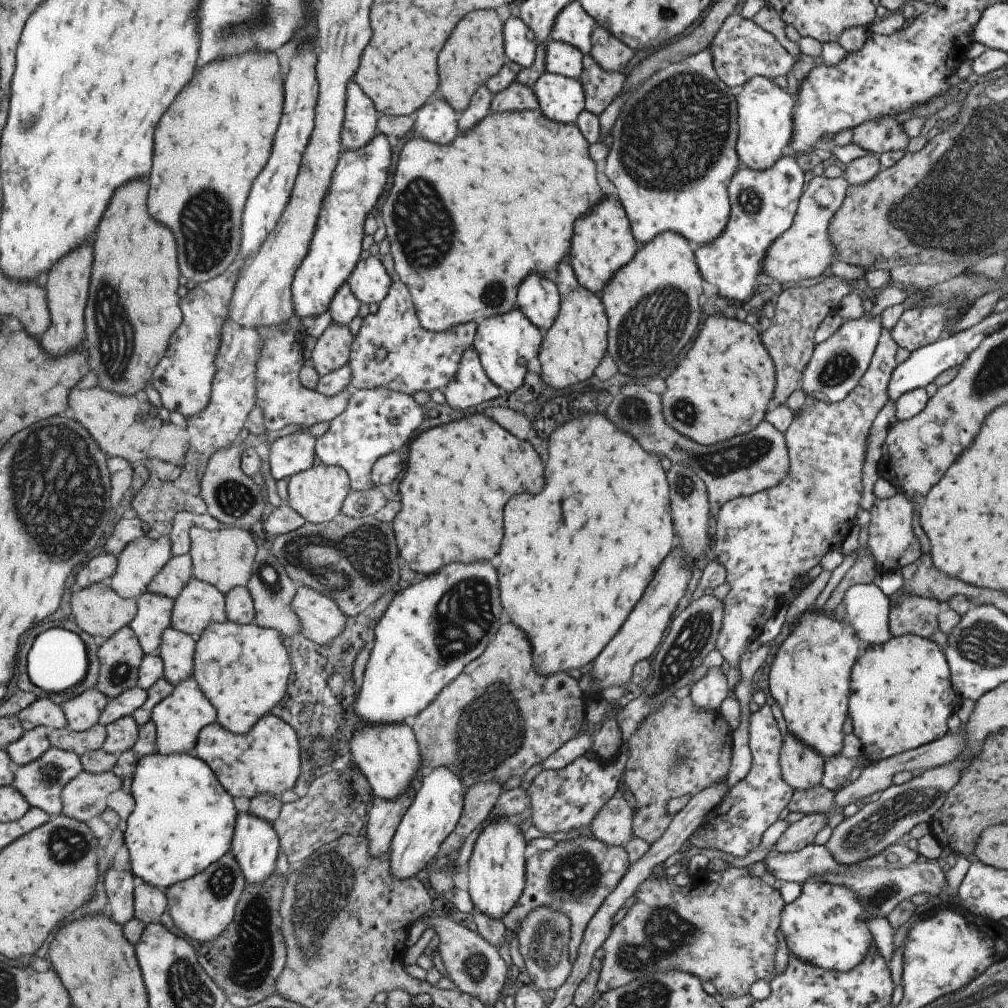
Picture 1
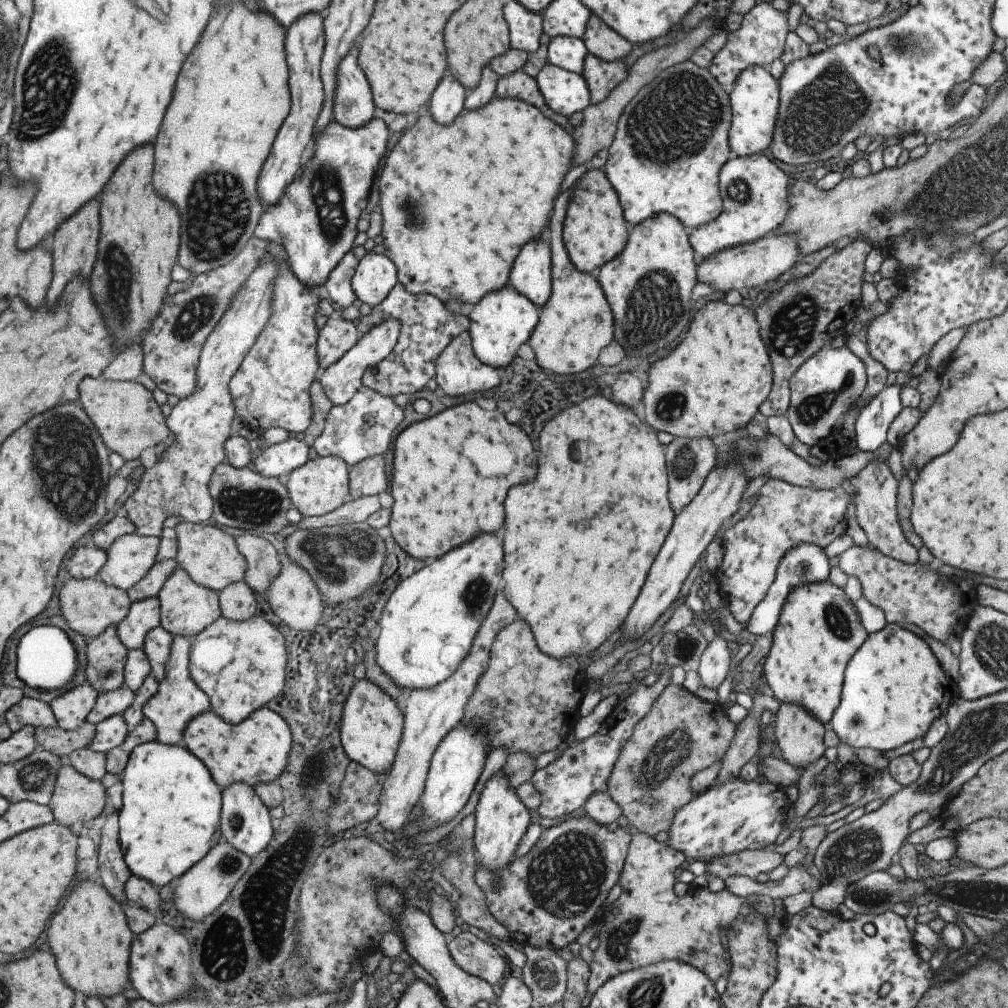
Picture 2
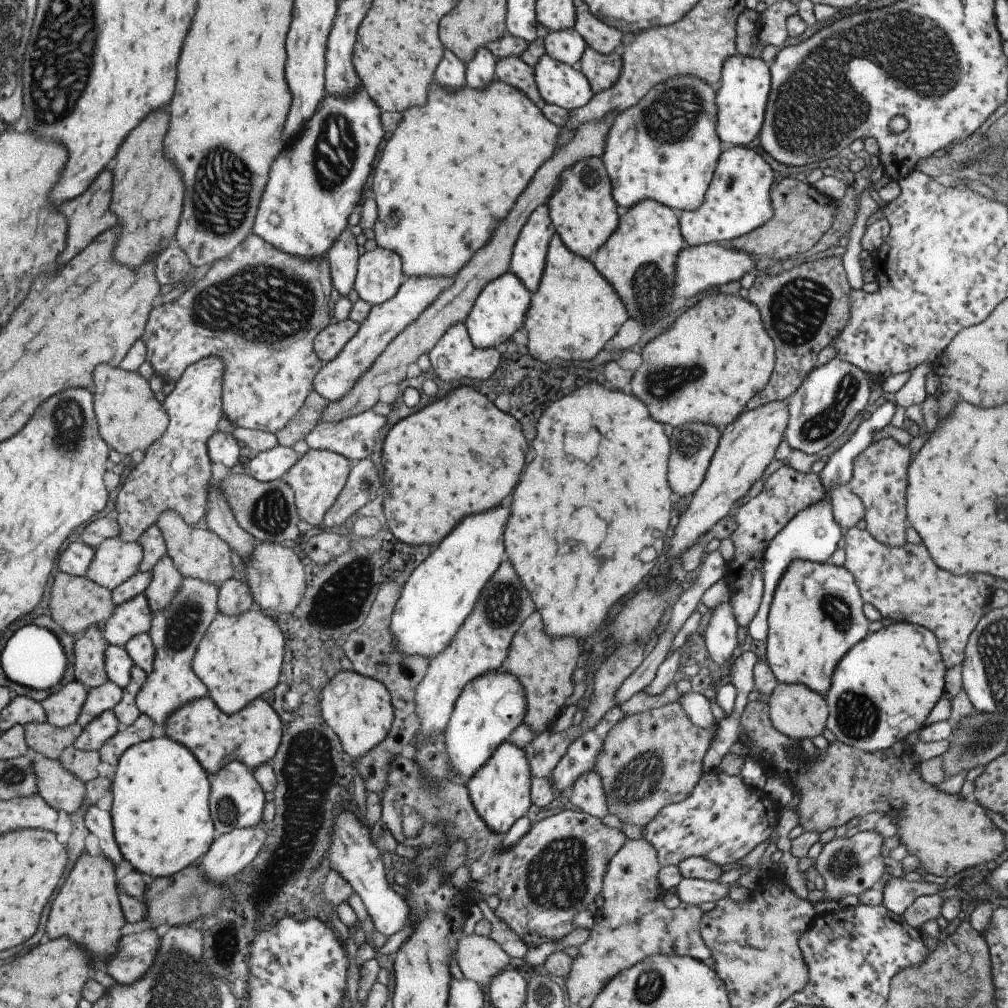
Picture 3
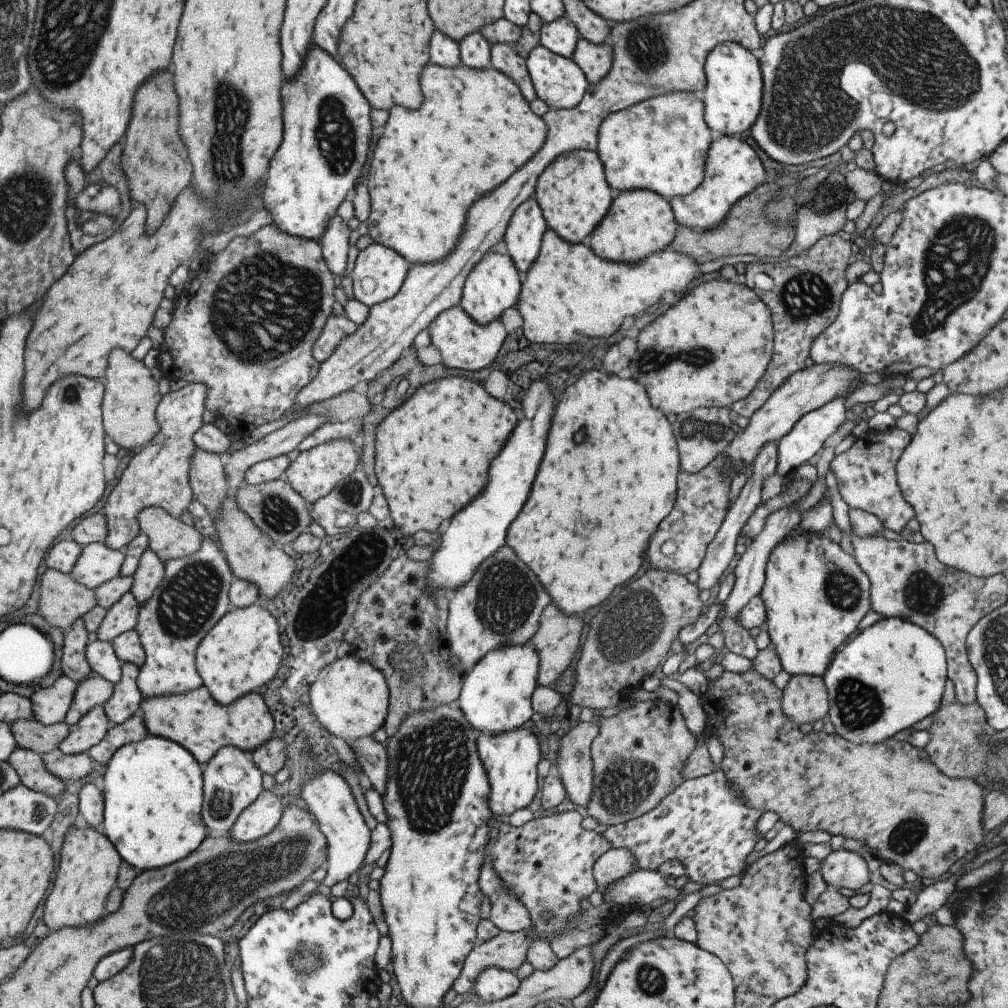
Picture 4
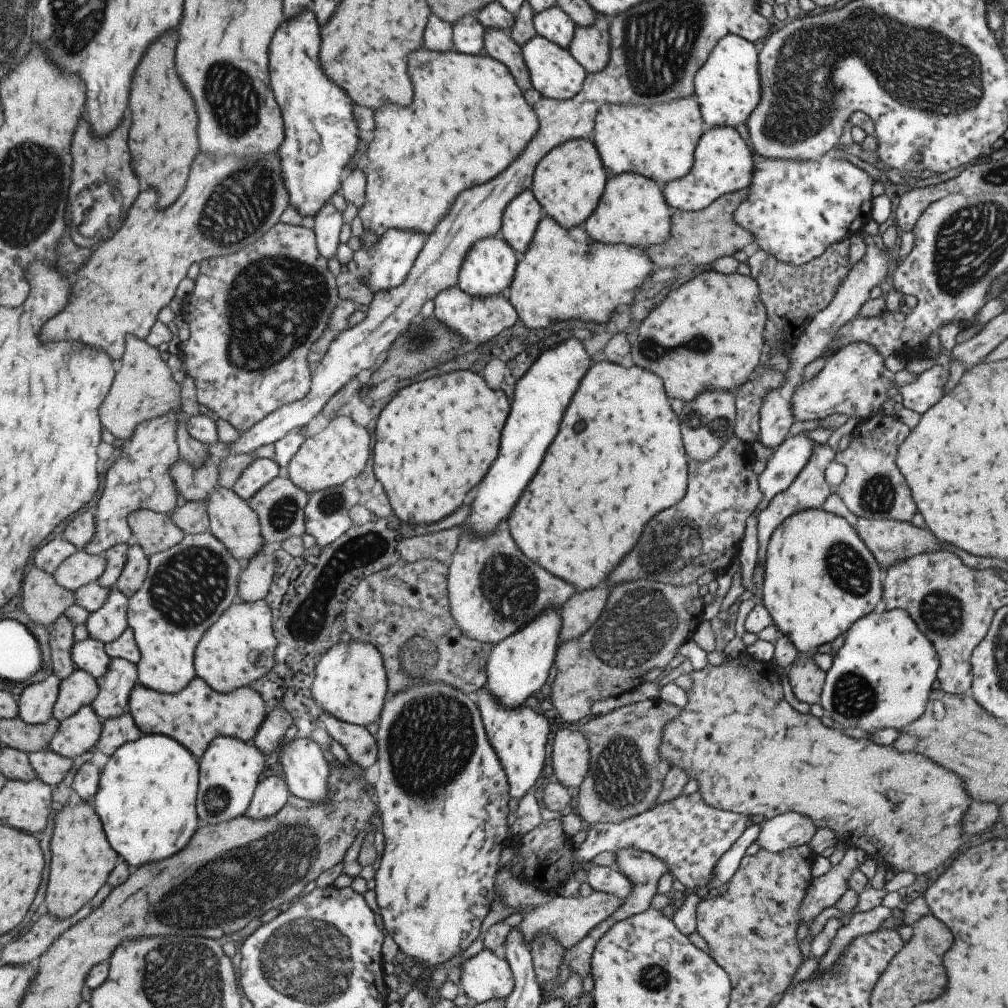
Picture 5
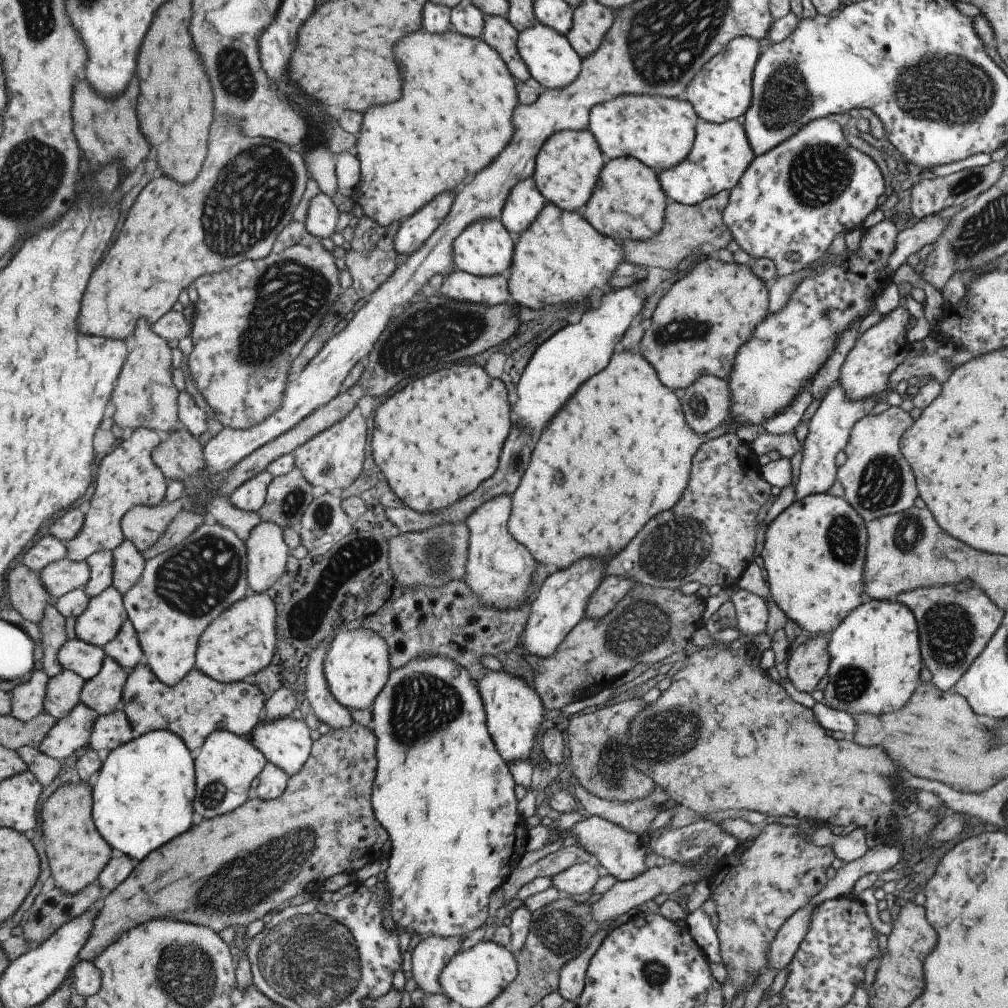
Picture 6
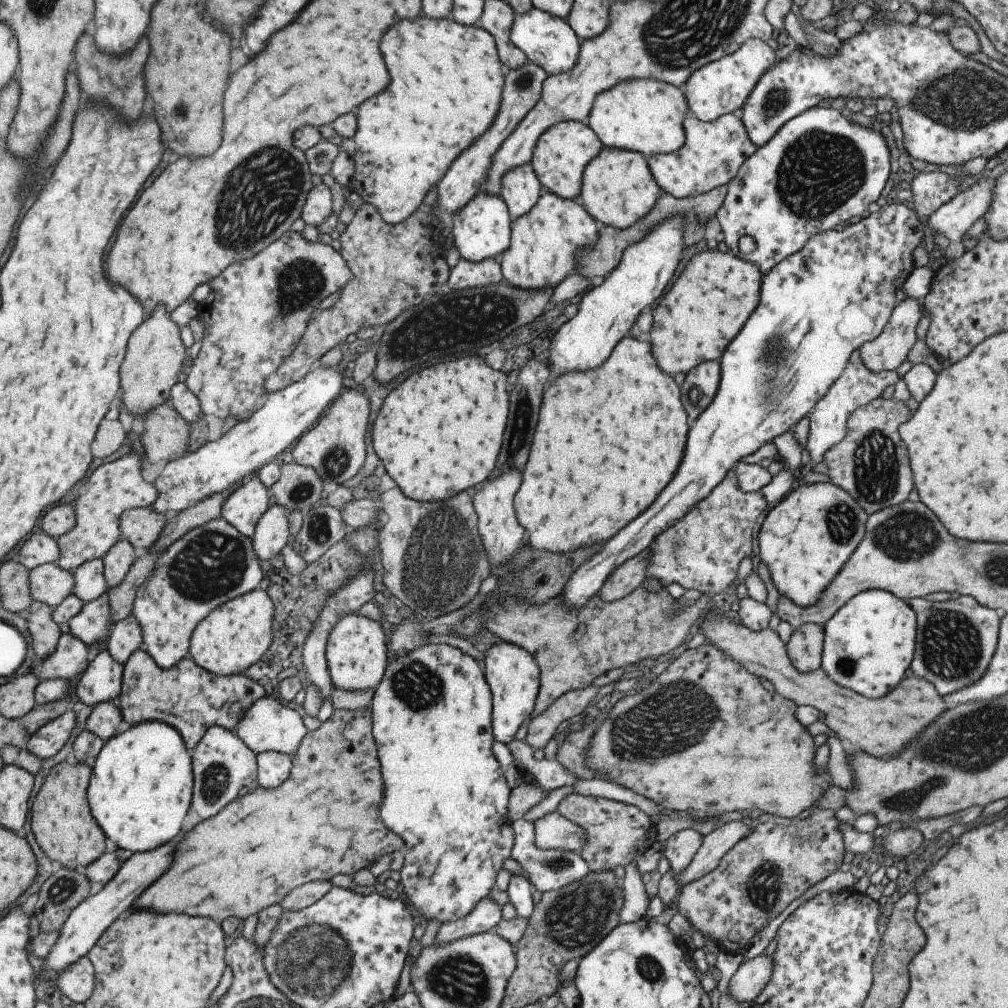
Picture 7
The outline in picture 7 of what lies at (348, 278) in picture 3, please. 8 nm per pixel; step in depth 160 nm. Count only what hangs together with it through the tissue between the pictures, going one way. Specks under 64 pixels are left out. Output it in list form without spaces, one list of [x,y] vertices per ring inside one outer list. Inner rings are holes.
[[[323,183],[312,186],[306,194],[298,225],[317,226],[332,212],[331,194]]]

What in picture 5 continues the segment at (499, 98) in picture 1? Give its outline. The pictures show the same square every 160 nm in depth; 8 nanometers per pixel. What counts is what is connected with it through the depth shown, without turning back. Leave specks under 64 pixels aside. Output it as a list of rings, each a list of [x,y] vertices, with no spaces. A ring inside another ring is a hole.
[[[486,28],[483,54],[498,60],[507,67],[521,91],[531,88],[527,67],[522,59],[520,46],[503,29]]]

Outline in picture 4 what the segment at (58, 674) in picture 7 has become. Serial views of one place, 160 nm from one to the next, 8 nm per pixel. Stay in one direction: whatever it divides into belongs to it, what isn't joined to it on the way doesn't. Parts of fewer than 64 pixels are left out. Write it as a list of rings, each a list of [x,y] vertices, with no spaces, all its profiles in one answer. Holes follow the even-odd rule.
[[[92,641],[85,650],[85,658],[91,667],[91,673],[99,675],[111,684],[120,677],[122,662],[115,656],[111,643]]]

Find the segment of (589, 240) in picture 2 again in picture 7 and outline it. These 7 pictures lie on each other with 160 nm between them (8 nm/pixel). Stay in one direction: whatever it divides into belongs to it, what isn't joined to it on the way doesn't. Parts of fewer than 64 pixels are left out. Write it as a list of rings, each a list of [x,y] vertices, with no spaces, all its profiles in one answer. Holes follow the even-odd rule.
[[[561,121],[546,128],[532,148],[530,165],[543,191],[549,191],[564,199],[577,199],[580,193],[581,175],[603,145],[597,135],[581,121]]]

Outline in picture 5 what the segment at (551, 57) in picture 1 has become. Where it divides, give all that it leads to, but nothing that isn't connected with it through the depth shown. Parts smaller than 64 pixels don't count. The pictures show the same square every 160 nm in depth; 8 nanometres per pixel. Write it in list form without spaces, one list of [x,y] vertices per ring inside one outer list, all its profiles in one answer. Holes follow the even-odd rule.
[[[556,4],[544,11],[534,13],[532,25],[537,35],[564,49],[568,48],[576,27],[574,22]]]

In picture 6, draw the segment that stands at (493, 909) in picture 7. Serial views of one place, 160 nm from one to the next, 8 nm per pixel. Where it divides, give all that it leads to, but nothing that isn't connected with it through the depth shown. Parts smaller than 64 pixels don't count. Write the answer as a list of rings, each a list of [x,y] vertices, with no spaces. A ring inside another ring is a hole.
[[[428,935],[412,950],[412,978],[416,988],[425,992],[440,992],[437,982],[442,966],[457,952],[462,942],[461,935],[450,937]]]

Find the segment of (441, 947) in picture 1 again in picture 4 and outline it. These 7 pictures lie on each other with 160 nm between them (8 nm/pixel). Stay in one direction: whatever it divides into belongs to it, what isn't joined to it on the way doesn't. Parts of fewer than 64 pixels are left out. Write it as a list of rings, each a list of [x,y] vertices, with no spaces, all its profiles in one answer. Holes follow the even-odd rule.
[[[499,931],[491,940],[478,945],[475,944],[467,953],[459,976],[453,981],[452,989],[457,996],[460,996],[463,992],[469,992],[476,976],[484,968],[495,967],[514,972],[518,966],[521,966],[526,960],[526,952],[530,944],[530,936],[526,933],[527,931]]]

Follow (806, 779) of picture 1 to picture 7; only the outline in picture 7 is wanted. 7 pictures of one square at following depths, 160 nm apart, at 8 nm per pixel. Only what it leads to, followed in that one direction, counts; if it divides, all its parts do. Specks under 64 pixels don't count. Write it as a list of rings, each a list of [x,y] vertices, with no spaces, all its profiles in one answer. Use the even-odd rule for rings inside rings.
[[[803,623],[794,628],[786,645],[788,661],[800,673],[820,667],[822,657],[823,627],[817,623]]]

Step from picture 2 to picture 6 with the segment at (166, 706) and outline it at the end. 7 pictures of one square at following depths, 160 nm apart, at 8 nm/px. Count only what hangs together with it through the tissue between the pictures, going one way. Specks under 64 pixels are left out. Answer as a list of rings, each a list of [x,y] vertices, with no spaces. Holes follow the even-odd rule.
[[[219,523],[197,525],[179,544],[144,562],[139,580],[122,594],[122,603],[143,651],[143,662],[160,683],[174,685],[194,668],[197,641],[207,624],[248,594],[246,564],[244,542]]]

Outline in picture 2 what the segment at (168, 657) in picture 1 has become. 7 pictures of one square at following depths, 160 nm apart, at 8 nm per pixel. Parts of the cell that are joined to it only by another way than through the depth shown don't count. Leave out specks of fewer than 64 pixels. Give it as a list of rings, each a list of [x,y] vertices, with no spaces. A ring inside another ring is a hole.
[[[160,626],[146,632],[140,648],[147,657],[150,666],[150,675],[159,682],[164,675],[164,664],[166,663],[172,634],[163,630]]]

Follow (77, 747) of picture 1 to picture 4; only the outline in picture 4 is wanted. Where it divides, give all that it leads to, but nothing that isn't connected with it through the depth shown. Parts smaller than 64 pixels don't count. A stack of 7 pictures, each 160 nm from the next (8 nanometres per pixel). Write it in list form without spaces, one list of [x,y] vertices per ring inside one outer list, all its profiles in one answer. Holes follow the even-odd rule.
[[[33,718],[16,720],[10,727],[17,739],[18,746],[37,754],[57,749],[58,744],[70,732],[70,725],[65,724],[65,721],[42,725]]]

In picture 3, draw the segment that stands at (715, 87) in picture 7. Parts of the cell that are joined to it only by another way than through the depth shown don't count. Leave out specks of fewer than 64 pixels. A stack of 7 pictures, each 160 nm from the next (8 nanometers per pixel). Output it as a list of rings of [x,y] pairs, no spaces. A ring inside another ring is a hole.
[[[727,56],[721,68],[721,86],[715,93],[717,106],[717,136],[723,147],[746,146],[763,126],[763,116],[767,108],[767,98],[771,90],[771,76],[768,67],[760,58]]]

